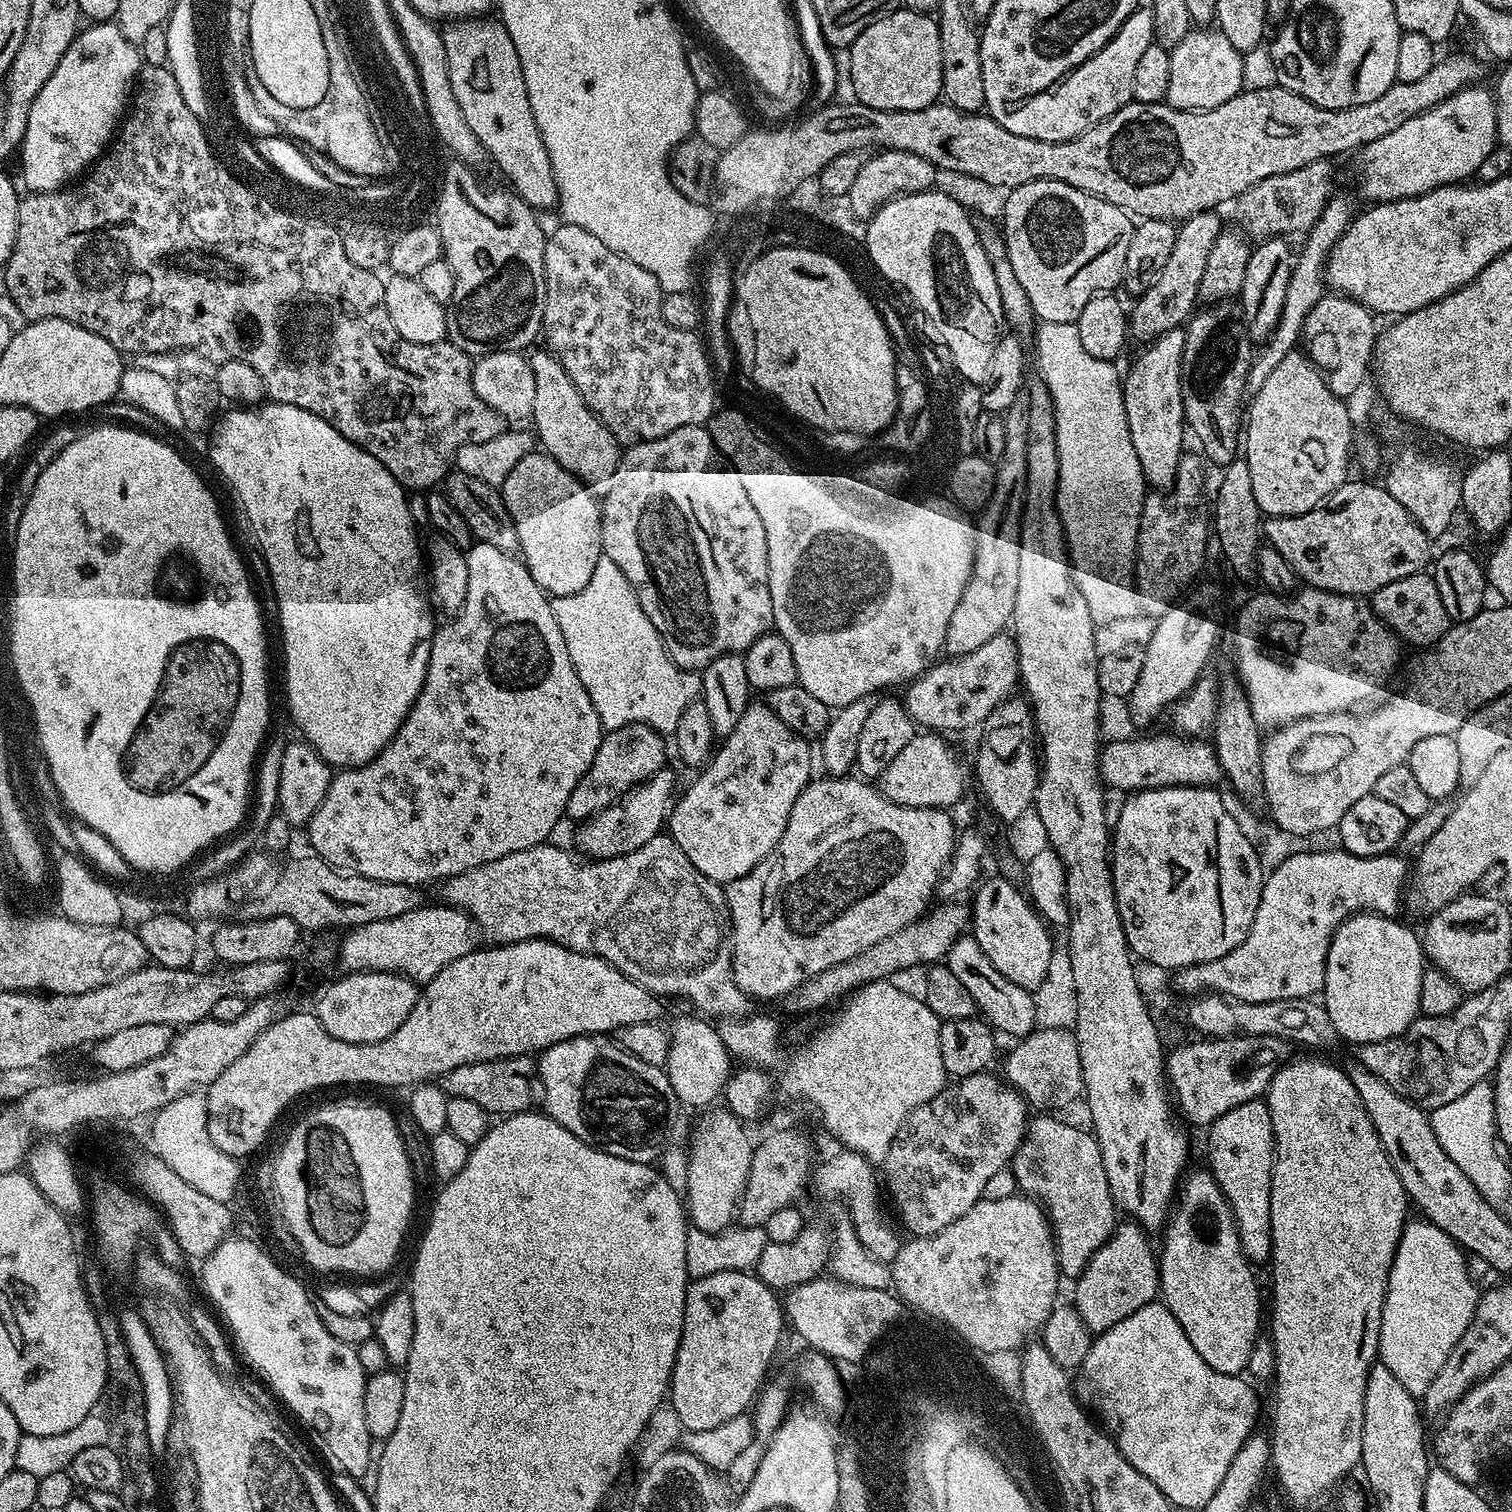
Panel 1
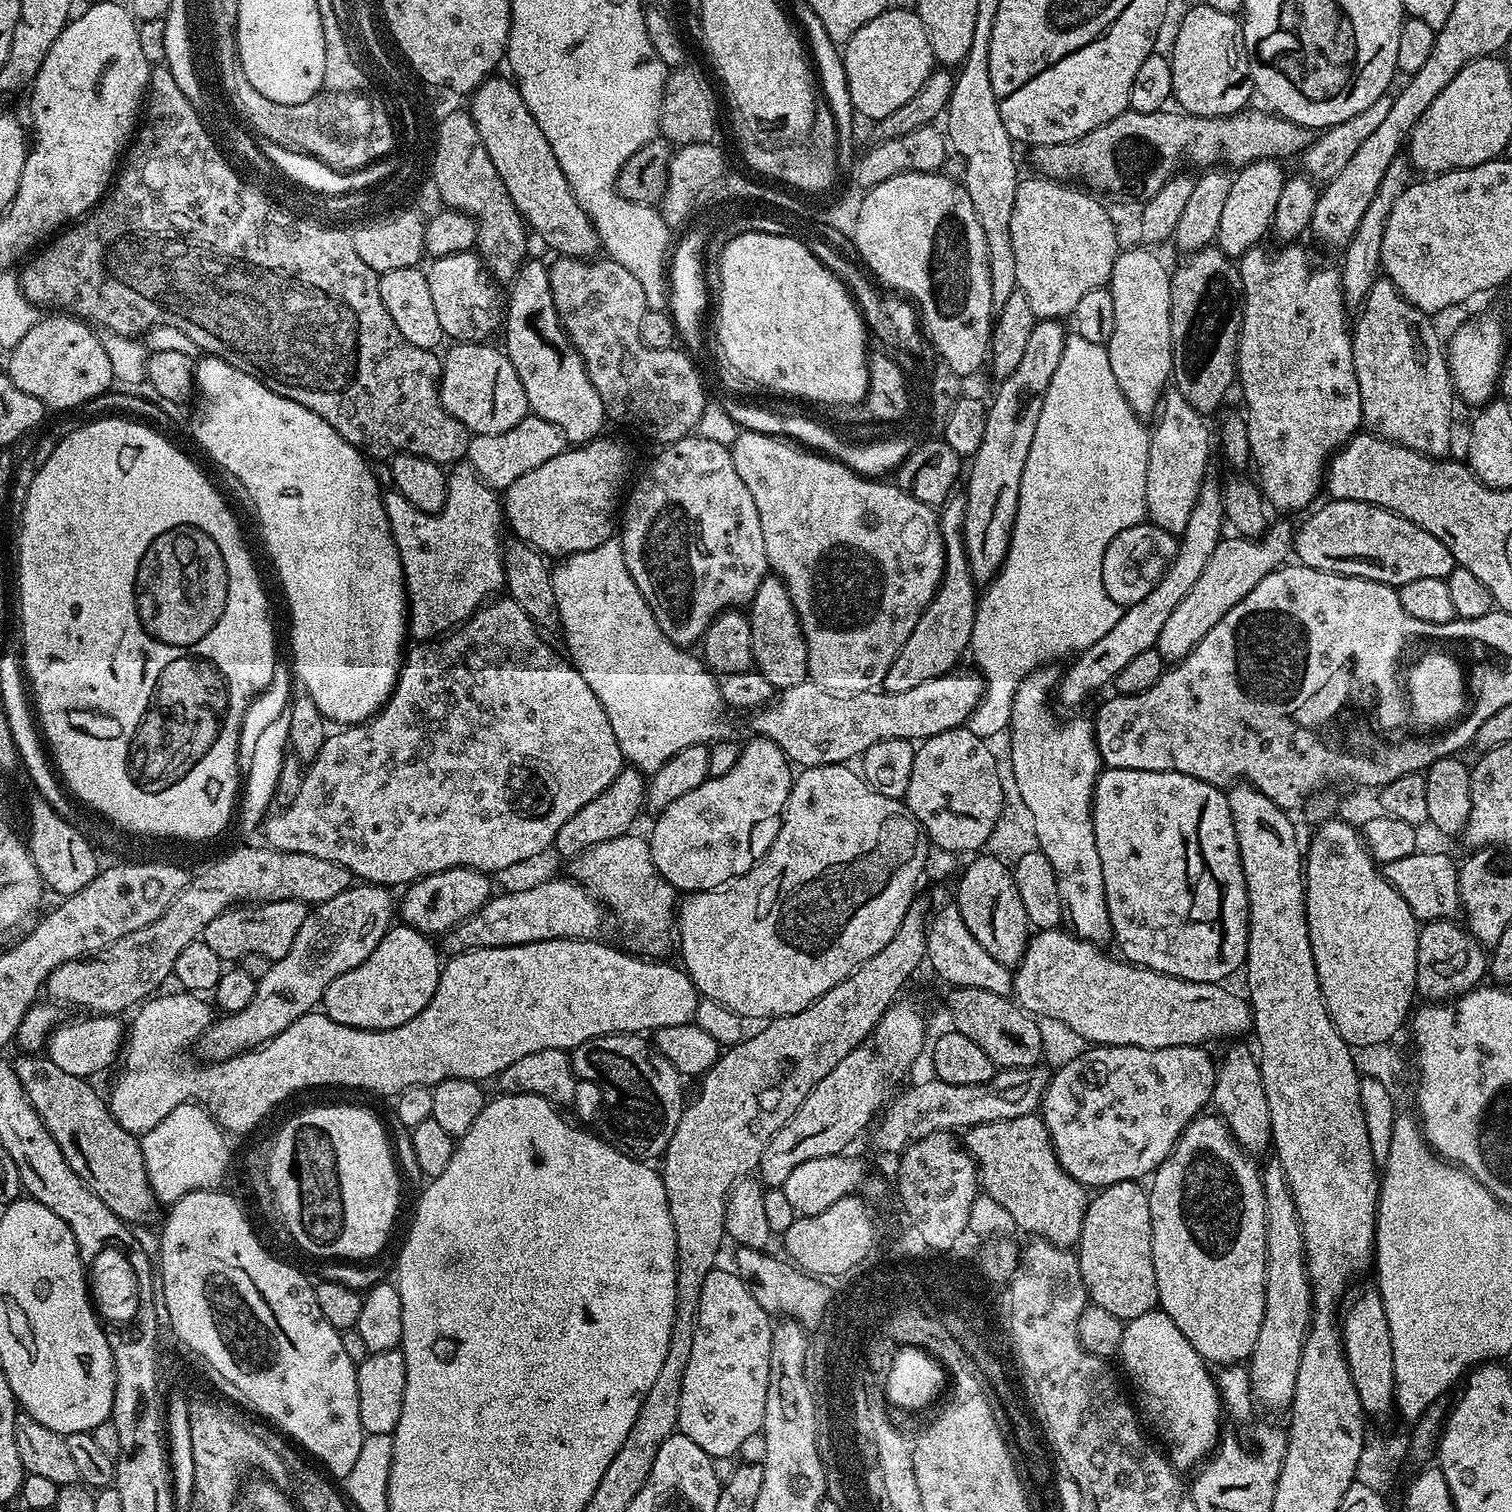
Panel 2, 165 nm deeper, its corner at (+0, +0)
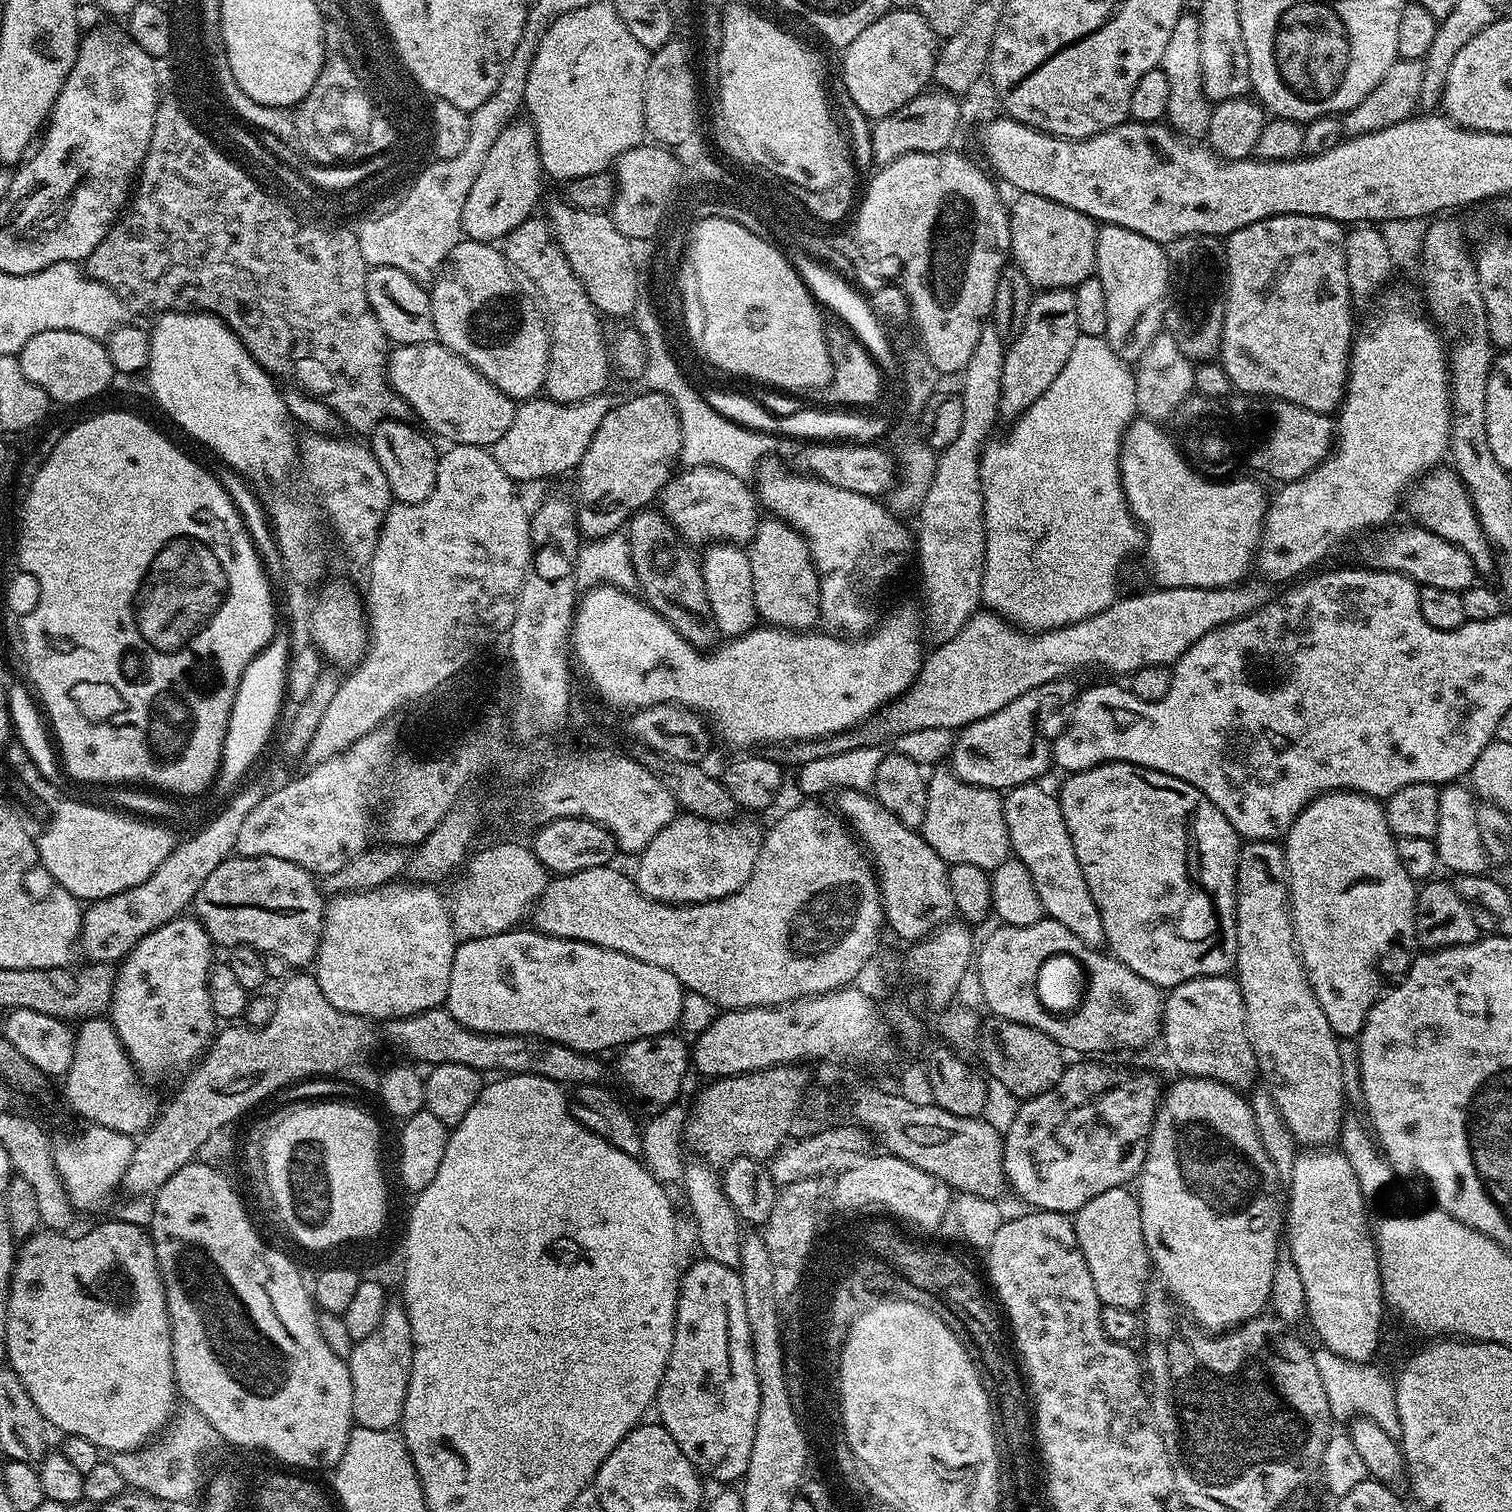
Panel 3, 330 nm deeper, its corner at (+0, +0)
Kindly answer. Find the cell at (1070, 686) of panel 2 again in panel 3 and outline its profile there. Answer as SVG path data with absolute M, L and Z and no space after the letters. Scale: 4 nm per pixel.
M1065 678L1046 682L1046 686L1034 686L1034 690L1026 690L1022 698L1014 698L1010 706L1002 706L1002 710L959 729L952 745L951 771L962 782L997 790L1017 788L1044 778L1040 776L1046 775L1053 763L1049 741L1040 740L1036 733L1040 728L1040 715L1055 708L1067 709L1078 695L1076 682Z

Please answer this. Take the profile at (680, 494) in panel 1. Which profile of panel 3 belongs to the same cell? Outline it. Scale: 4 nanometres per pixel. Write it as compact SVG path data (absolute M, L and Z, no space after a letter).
M698 466L677 471L658 497L659 511L689 545L727 542L747 545L762 519L757 497L743 479L721 468Z

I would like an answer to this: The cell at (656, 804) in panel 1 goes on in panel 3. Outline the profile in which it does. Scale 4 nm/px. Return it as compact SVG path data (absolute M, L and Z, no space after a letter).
M1255 578L1250 584L1230 588L1164 588L1153 587L1153 592L1140 592L1137 596L1121 595L1106 610L1086 618L1082 622L1074 622L1070 626L1052 628L1049 632L1029 632L1017 628L1015 624L987 610L977 610L974 615L944 644L935 645L932 653L923 657L920 672L915 682L909 686L897 700L885 704L871 720L853 728L850 732L840 732L836 736L825 736L823 740L797 740L789 744L765 745L762 754L768 761L774 761L783 767L799 768L806 762L814 762L814 758L826 758L830 754L842 754L855 748L870 748L883 745L883 740L895 741L898 736L905 736L914 730L934 730L947 728L959 730L967 724L978 722L998 710L1002 706L1010 706L1014 698L1022 698L1026 690L1034 690L1034 686L1046 686L1046 682L1075 677L1075 672L1083 668L1101 668L1104 672L1117 672L1127 677L1146 666L1175 665L1177 660L1202 638L1202 634L1210 634L1223 624L1234 622L1274 599L1273 585L1263 578Z

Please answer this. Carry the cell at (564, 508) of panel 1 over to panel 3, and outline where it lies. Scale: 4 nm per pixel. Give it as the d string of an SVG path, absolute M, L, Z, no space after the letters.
M644 390L641 396L632 396L625 404L617 403L602 418L602 426L594 430L590 446L574 469L576 476L576 525L580 527L581 537L600 540L612 532L621 531L631 520L633 512L649 507L657 499L674 475L680 459L682 430L680 415L672 399L661 392Z

